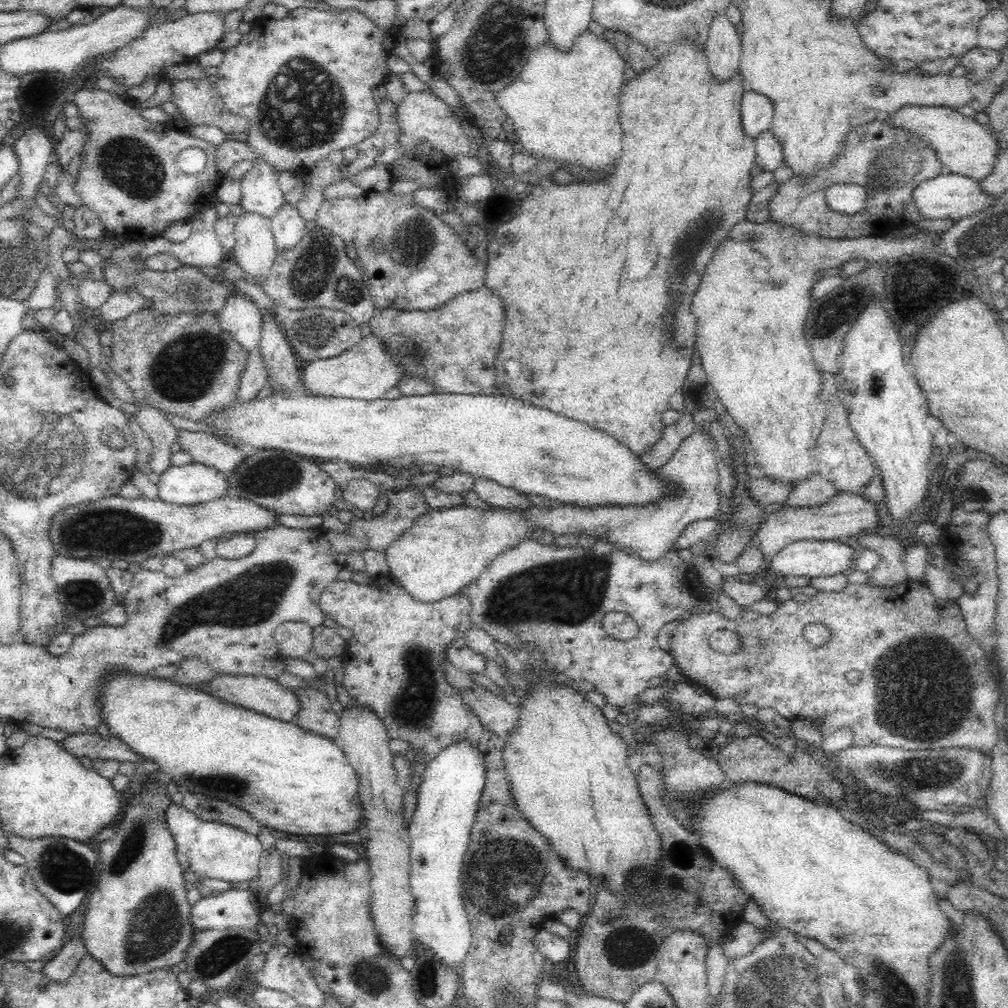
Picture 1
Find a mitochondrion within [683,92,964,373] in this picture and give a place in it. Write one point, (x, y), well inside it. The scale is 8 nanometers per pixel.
(834, 313)

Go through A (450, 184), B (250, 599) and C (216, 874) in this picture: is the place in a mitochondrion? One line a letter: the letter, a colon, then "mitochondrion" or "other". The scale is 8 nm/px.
A: other
B: mitochondrion
C: other

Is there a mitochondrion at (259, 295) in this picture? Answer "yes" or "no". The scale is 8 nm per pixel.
no

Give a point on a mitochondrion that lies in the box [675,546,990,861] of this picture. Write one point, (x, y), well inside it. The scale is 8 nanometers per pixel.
(922, 681)

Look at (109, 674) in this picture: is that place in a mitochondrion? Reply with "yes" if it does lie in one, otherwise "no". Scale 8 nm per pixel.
no

